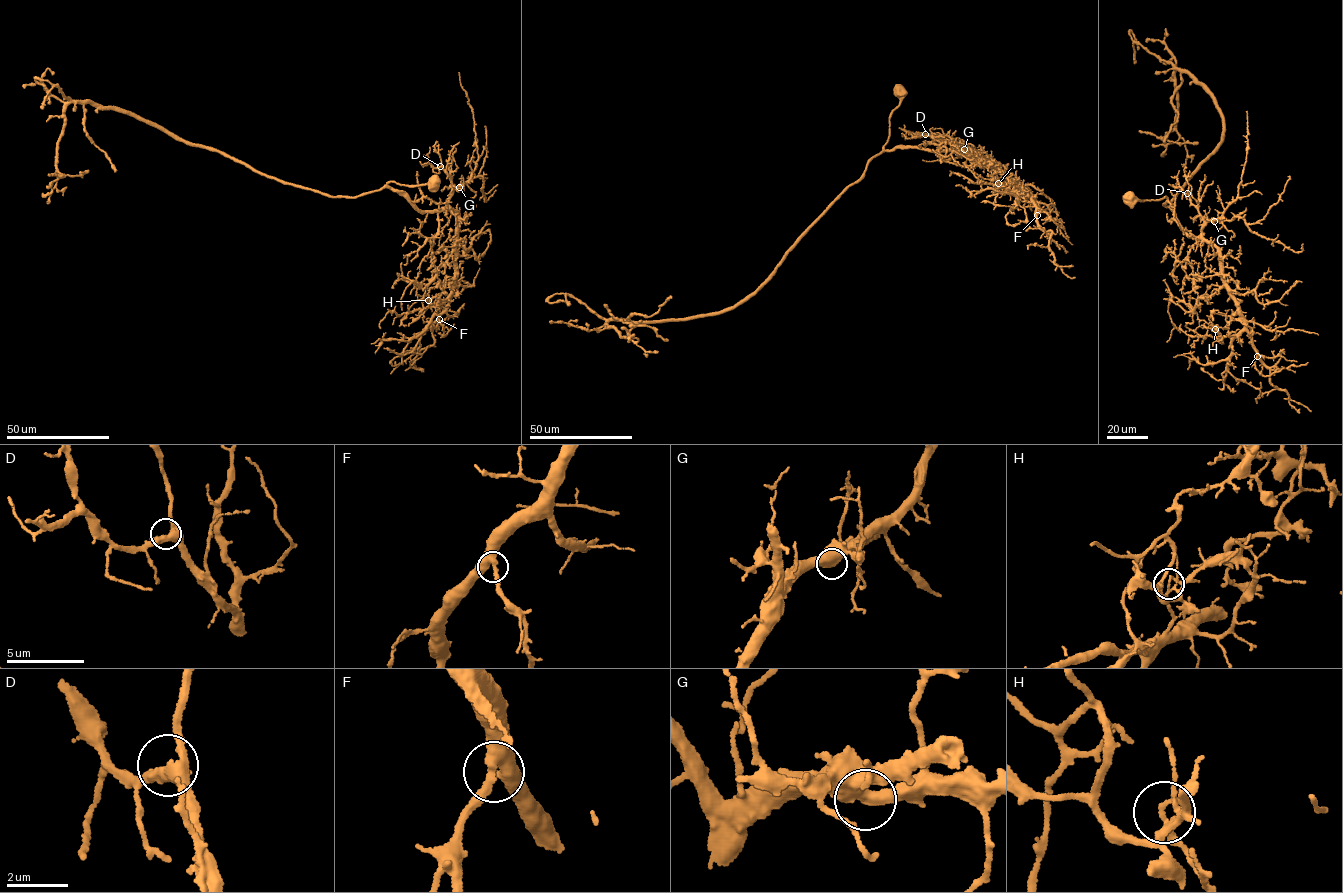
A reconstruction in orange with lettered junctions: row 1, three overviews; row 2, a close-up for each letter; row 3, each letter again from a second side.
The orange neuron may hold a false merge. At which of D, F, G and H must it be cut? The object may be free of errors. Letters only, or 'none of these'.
H

